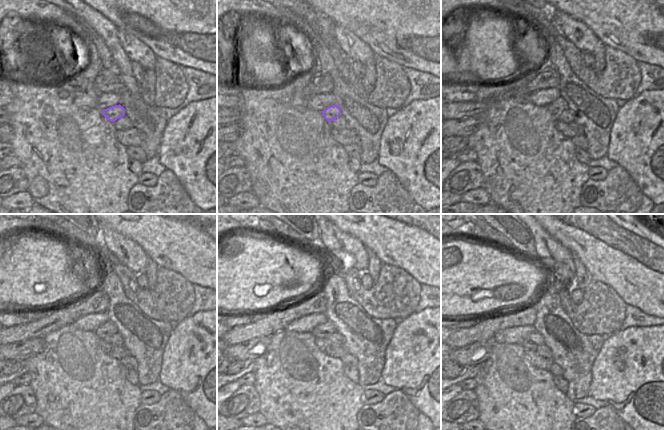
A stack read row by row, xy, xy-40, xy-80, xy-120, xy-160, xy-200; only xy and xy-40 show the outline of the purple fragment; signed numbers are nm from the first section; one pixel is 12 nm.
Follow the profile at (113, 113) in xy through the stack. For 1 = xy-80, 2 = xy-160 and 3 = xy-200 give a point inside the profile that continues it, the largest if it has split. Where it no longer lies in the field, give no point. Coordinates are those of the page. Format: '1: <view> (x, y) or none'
1: xy-80 (559, 105)
2: xy-160 (325, 330)
3: xy-200 (534, 339)

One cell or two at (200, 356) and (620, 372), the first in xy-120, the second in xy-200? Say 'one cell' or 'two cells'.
one cell

